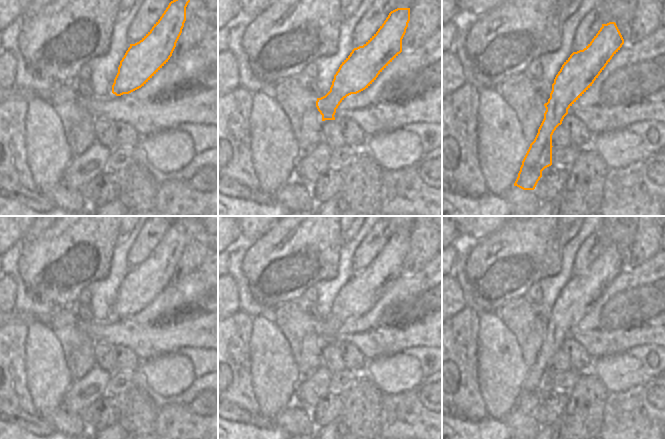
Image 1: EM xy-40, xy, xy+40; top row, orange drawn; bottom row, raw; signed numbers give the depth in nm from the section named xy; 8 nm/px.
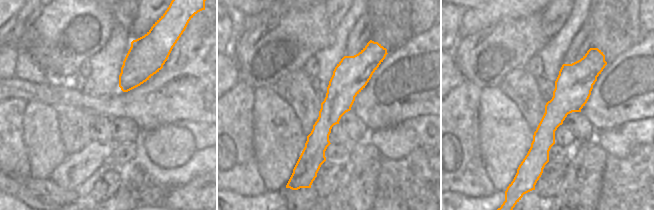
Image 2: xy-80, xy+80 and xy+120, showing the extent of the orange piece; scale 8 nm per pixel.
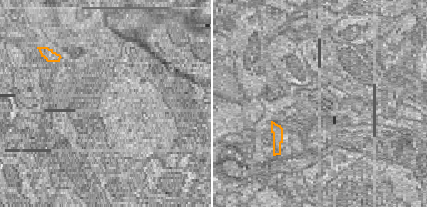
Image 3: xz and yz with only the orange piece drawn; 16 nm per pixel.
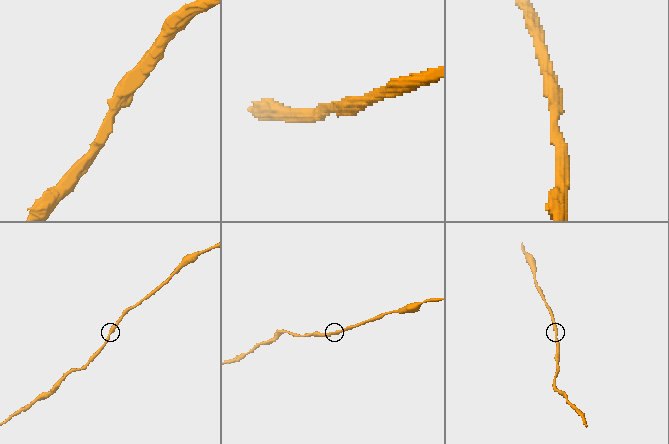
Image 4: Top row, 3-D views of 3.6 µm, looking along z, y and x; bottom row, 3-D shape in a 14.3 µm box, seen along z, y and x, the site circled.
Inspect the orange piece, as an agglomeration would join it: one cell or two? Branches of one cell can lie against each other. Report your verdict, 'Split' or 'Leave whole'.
Leave whole

